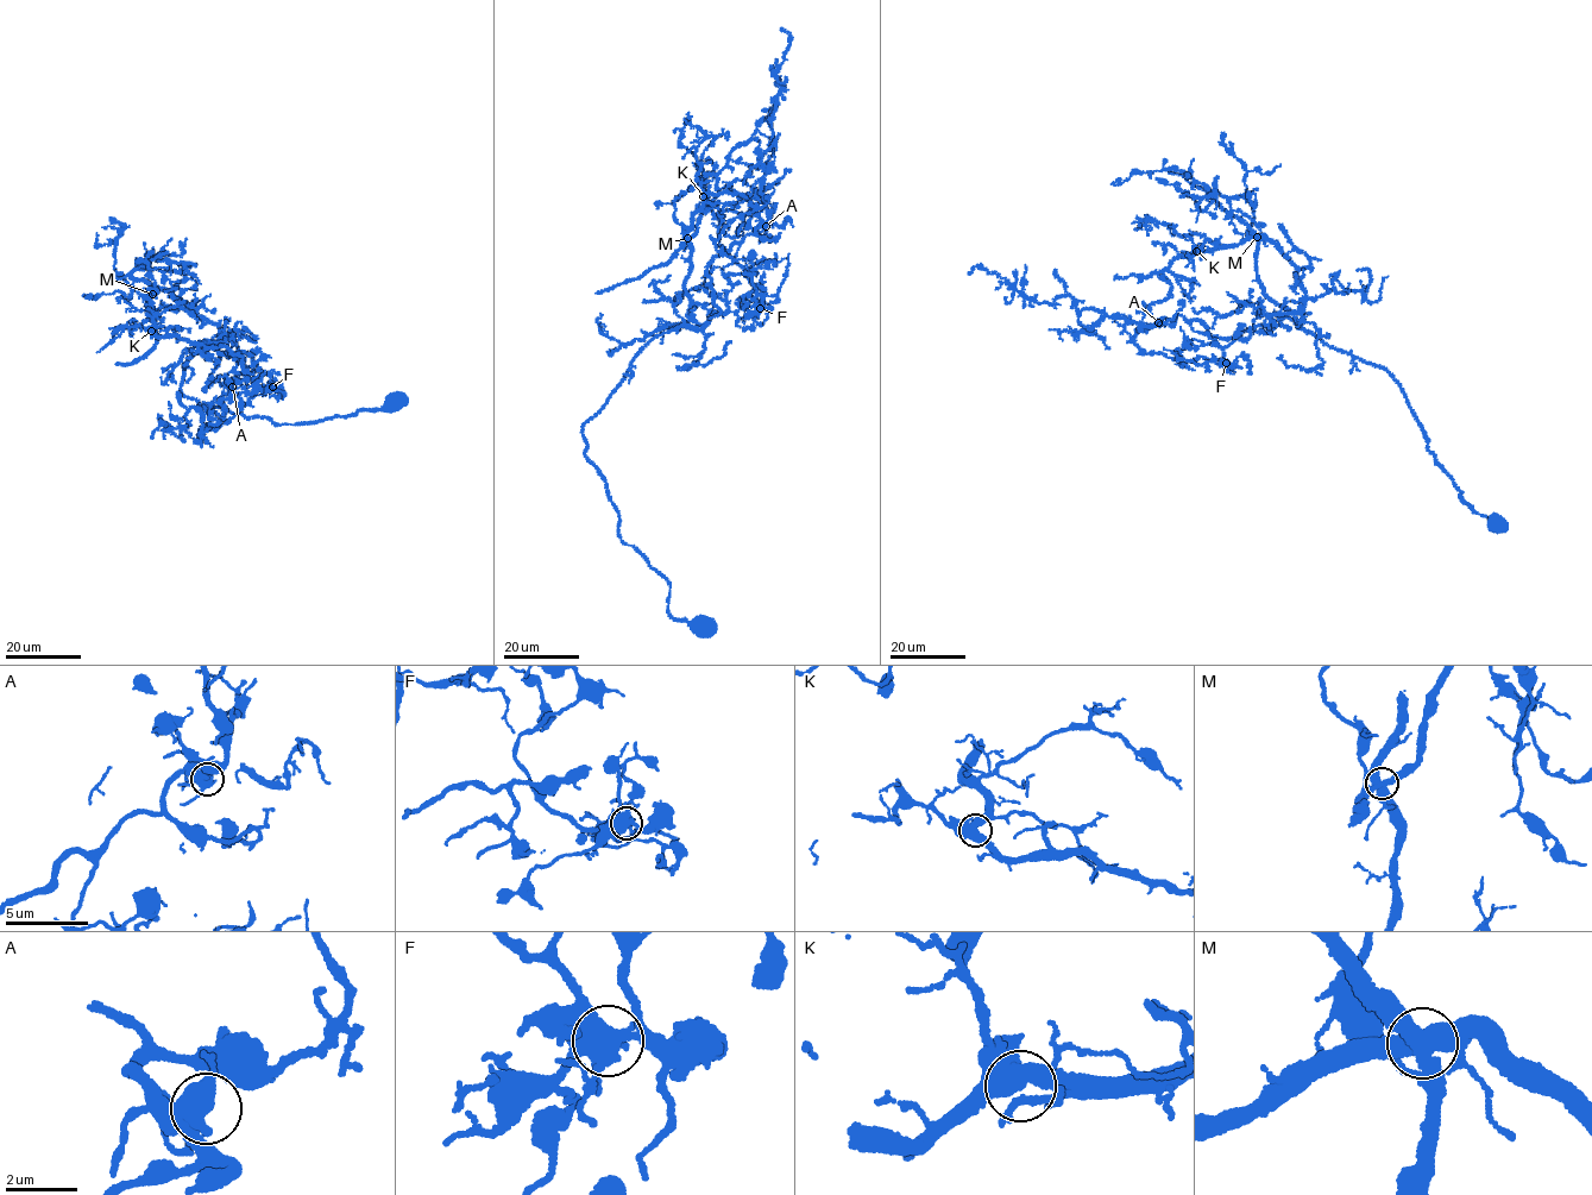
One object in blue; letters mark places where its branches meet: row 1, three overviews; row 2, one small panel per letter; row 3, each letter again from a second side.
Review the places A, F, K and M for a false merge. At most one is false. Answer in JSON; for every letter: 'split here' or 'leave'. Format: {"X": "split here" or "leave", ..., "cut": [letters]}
{"A": "leave", "F": "leave", "K": "leave", "M": "split here", "cut": ["M"]}

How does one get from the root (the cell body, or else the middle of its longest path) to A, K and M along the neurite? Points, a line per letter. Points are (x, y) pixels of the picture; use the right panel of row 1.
A: (1496, 524), (1436, 463), (1391, 375), (1292, 315), (1227, 339), (1181, 314), (1158, 322)
K: (1496, 524), (1436, 463), (1391, 375), (1300, 328), (1303, 289), (1272, 243), (1257, 236), (1196, 251)
M: (1496, 524), (1436, 463), (1391, 375), (1300, 328), (1307, 300), (1295, 266), (1257, 237)

